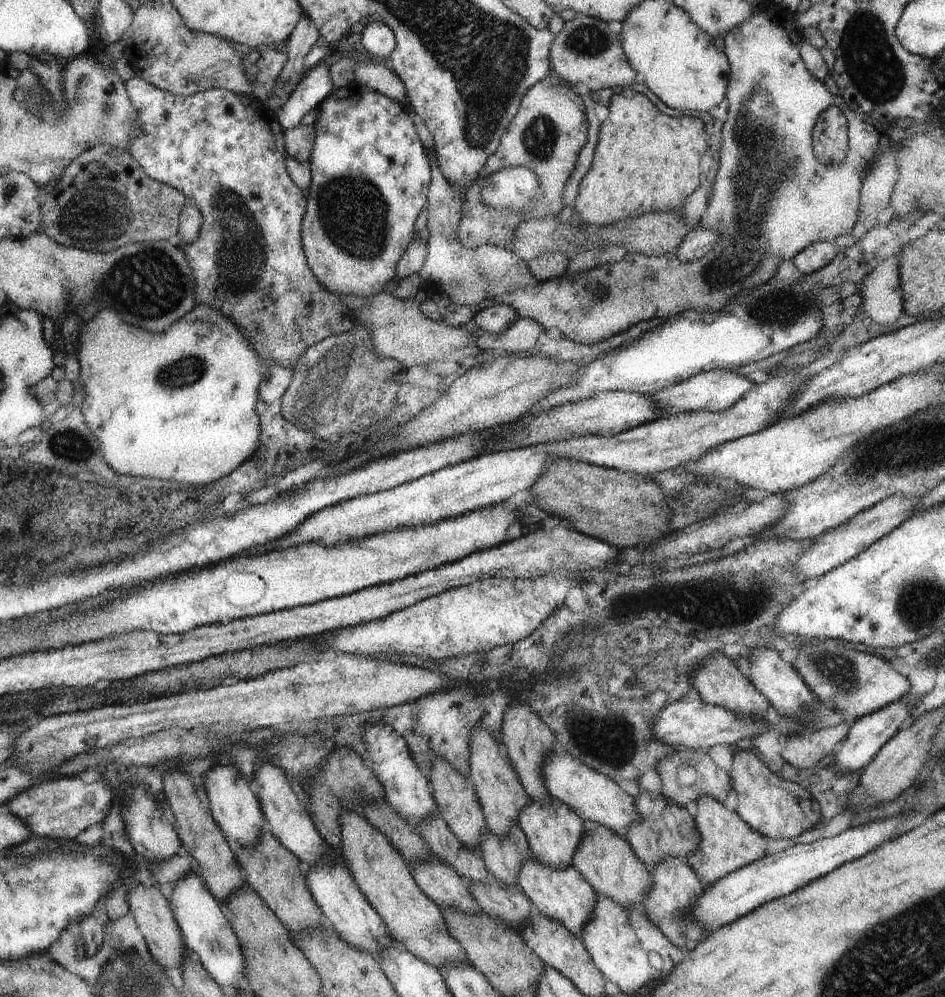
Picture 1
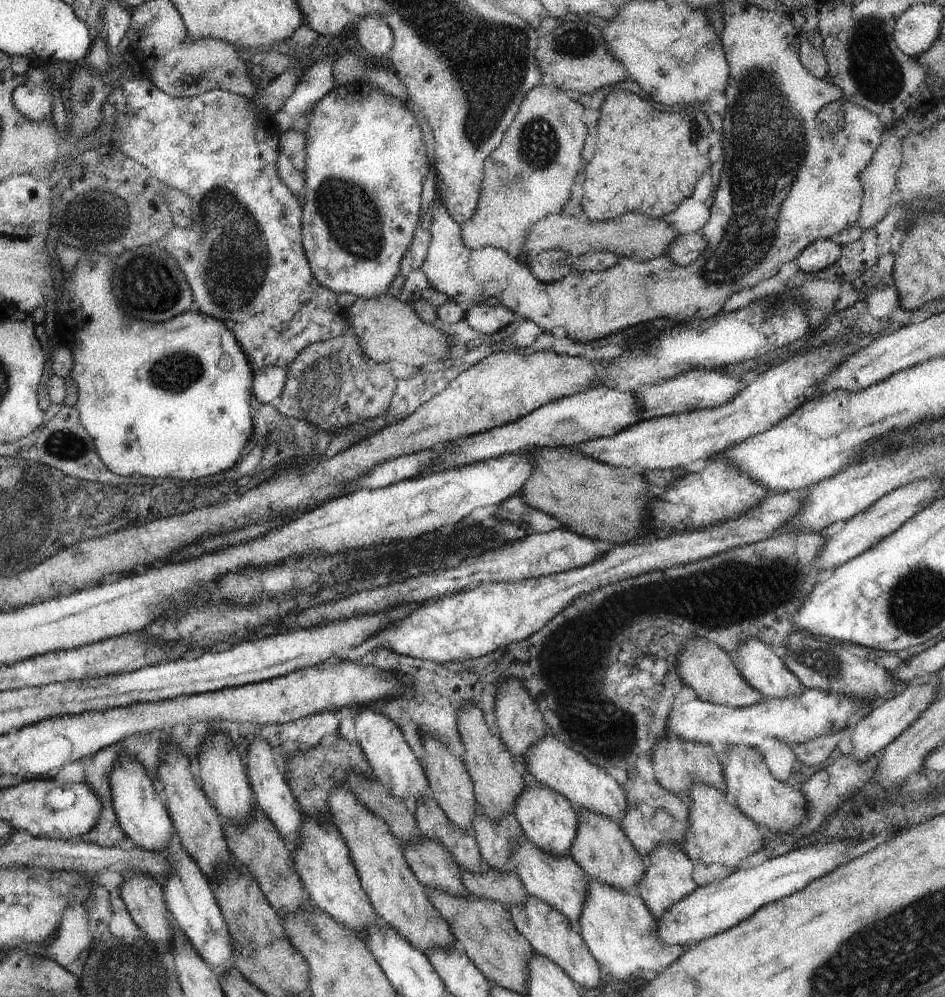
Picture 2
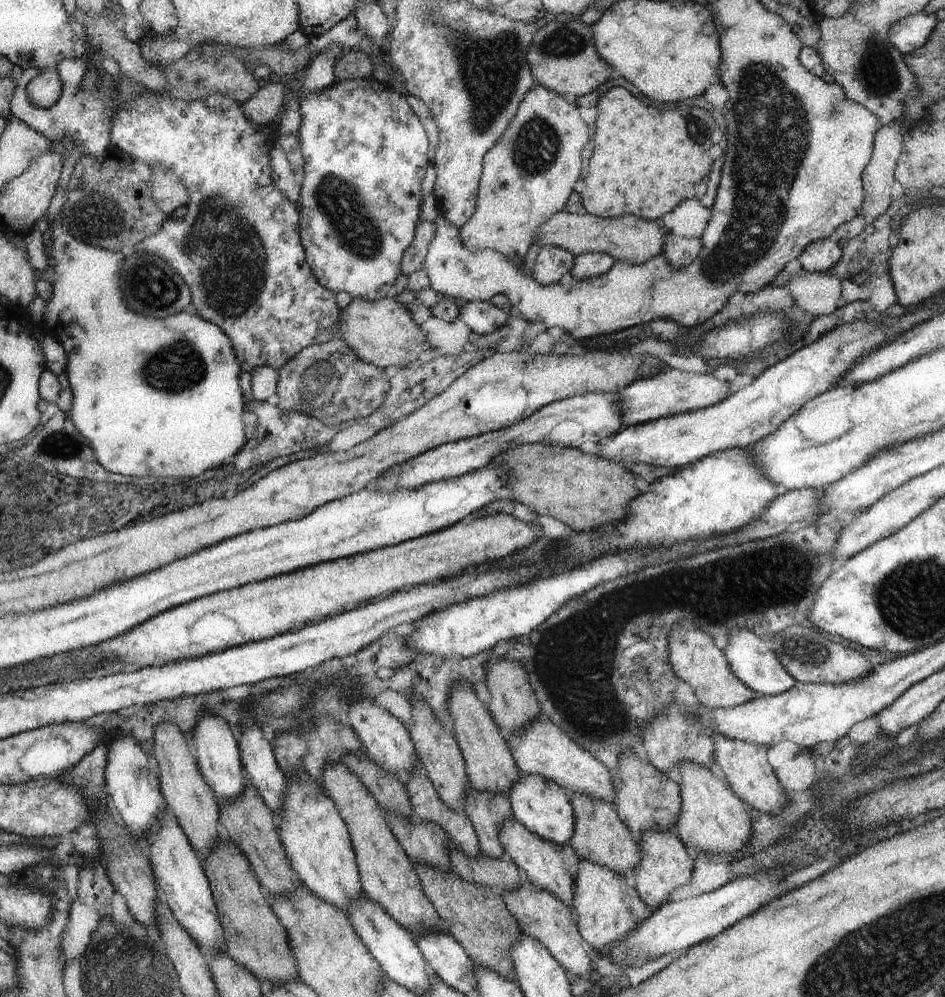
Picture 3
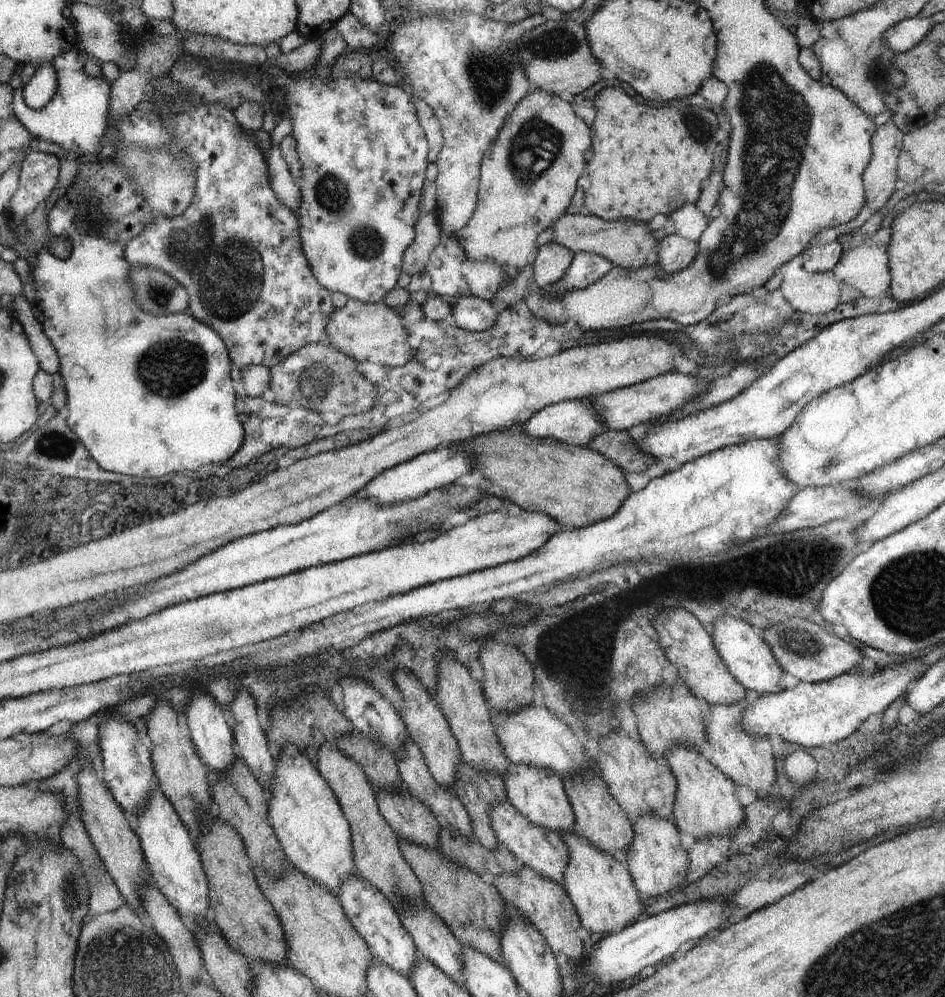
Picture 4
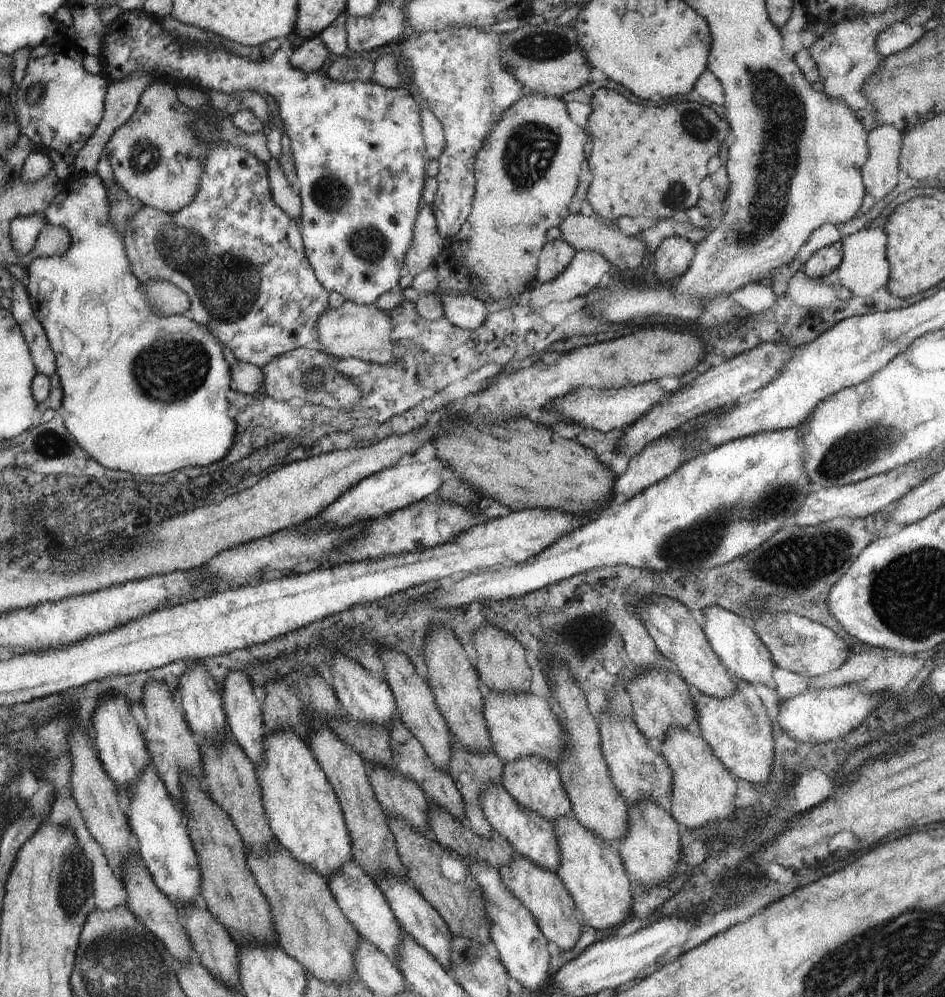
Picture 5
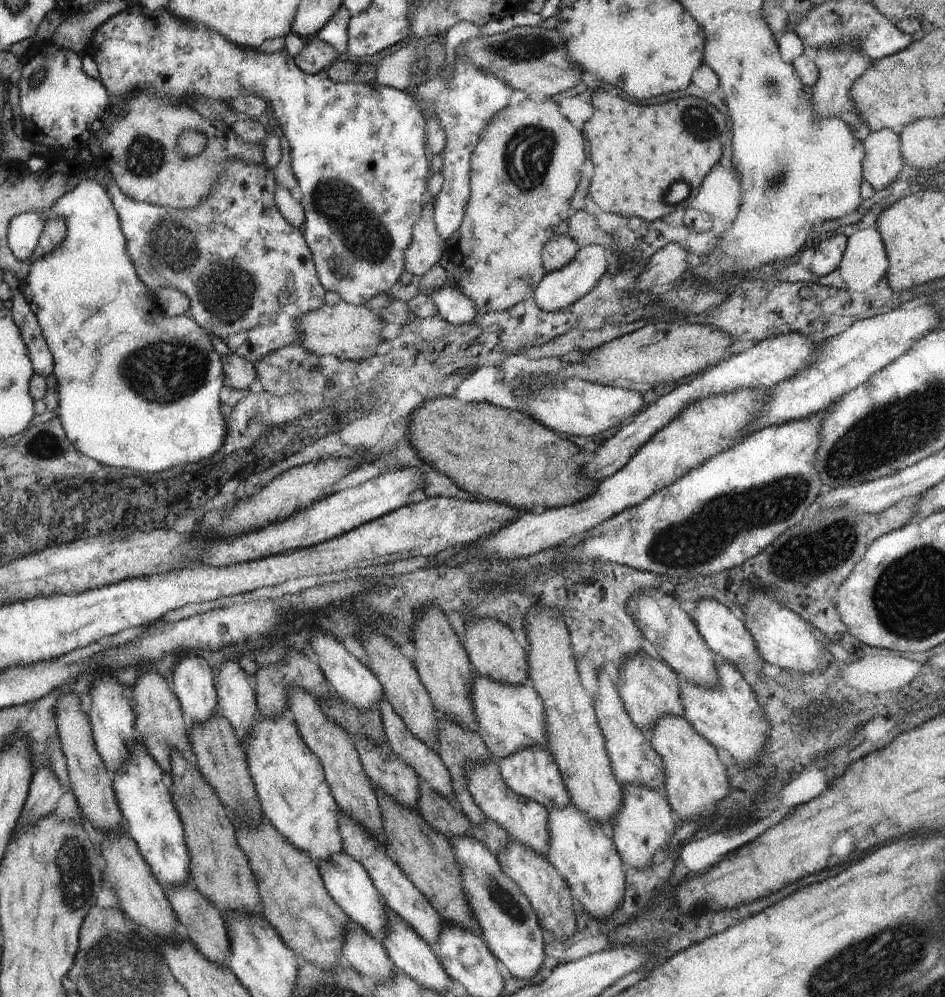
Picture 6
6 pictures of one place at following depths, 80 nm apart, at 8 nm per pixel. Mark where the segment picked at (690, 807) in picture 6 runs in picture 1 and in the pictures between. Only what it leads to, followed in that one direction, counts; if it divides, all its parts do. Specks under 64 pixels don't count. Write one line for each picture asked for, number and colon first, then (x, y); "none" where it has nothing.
1: (727, 843)
2: (718, 832)
3: (712, 818)
4: (706, 803)
5: (703, 790)

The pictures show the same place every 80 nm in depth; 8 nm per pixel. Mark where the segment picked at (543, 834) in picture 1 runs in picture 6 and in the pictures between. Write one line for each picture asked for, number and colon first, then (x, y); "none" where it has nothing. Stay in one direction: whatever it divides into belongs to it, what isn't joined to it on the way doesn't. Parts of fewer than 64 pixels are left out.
2: (548, 819)
3: (543, 806)
4: (538, 793)
5: (534, 781)
6: (532, 772)

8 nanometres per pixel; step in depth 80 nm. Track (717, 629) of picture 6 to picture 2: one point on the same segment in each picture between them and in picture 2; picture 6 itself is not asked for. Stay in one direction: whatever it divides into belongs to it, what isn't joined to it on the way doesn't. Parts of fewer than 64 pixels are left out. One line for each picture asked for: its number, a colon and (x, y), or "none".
2: (760, 667)
3: (750, 659)
4: (749, 659)
5: (736, 643)

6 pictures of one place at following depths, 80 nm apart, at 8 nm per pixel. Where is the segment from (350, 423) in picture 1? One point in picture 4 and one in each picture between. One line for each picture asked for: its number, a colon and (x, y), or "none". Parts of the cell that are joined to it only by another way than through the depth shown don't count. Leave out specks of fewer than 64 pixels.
2: (333, 384)
3: (328, 379)
4: (320, 378)

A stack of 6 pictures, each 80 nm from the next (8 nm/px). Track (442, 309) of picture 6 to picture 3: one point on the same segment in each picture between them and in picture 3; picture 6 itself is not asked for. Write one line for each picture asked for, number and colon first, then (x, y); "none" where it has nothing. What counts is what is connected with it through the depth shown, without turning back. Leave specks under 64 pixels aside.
3: (482, 317)
4: (474, 314)
5: (463, 310)

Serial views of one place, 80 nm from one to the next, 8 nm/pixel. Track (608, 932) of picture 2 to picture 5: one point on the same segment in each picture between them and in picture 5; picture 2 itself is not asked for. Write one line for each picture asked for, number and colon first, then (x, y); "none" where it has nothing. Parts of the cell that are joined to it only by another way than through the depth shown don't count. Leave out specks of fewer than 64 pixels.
3: (607, 909)
4: (600, 887)
5: (592, 870)

